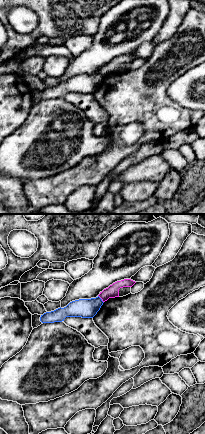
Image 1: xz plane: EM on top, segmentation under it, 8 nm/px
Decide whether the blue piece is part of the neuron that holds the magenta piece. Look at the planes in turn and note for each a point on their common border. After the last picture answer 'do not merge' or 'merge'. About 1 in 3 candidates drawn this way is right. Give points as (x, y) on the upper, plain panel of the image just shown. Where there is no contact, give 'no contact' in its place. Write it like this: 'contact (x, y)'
contact (101, 74)

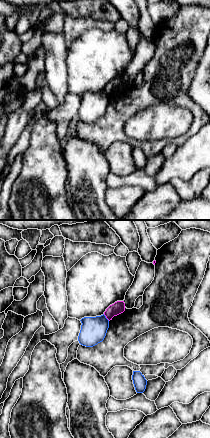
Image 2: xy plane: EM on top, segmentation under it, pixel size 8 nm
contact (106, 93)

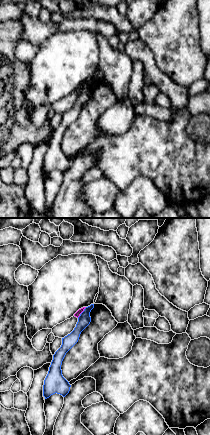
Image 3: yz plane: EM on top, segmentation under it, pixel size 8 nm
contact (82, 87)

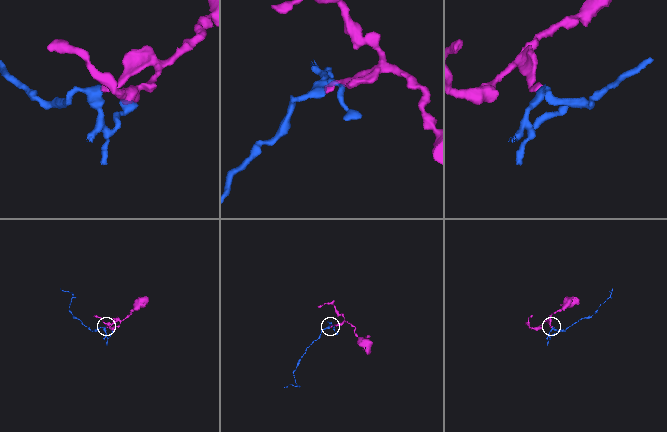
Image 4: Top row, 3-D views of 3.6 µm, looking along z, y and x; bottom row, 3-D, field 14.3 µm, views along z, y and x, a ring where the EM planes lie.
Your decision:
do not merge

